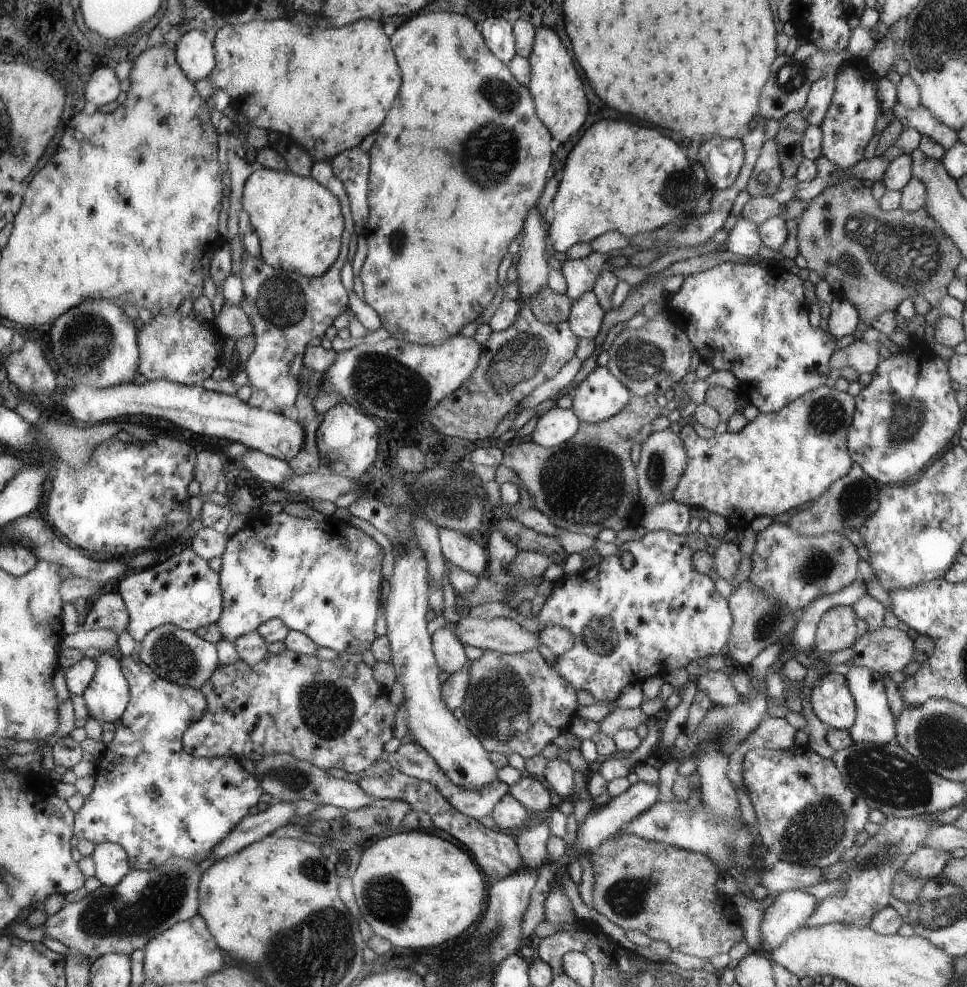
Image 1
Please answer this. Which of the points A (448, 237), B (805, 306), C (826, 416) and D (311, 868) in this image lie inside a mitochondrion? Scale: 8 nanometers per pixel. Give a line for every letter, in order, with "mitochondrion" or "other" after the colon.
A: other
B: other
C: mitochondrion
D: mitochondrion

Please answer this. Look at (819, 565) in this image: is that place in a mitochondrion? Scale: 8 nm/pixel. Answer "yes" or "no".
yes

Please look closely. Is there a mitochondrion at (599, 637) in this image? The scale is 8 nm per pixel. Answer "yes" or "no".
yes

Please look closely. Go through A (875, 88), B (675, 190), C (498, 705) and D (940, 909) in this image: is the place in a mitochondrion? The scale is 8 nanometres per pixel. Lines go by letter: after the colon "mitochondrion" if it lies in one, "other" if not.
A: other
B: mitochondrion
C: mitochondrion
D: mitochondrion

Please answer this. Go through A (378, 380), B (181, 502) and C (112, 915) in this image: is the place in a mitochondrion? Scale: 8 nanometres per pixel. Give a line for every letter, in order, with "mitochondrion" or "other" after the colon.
A: mitochondrion
B: other
C: mitochondrion

